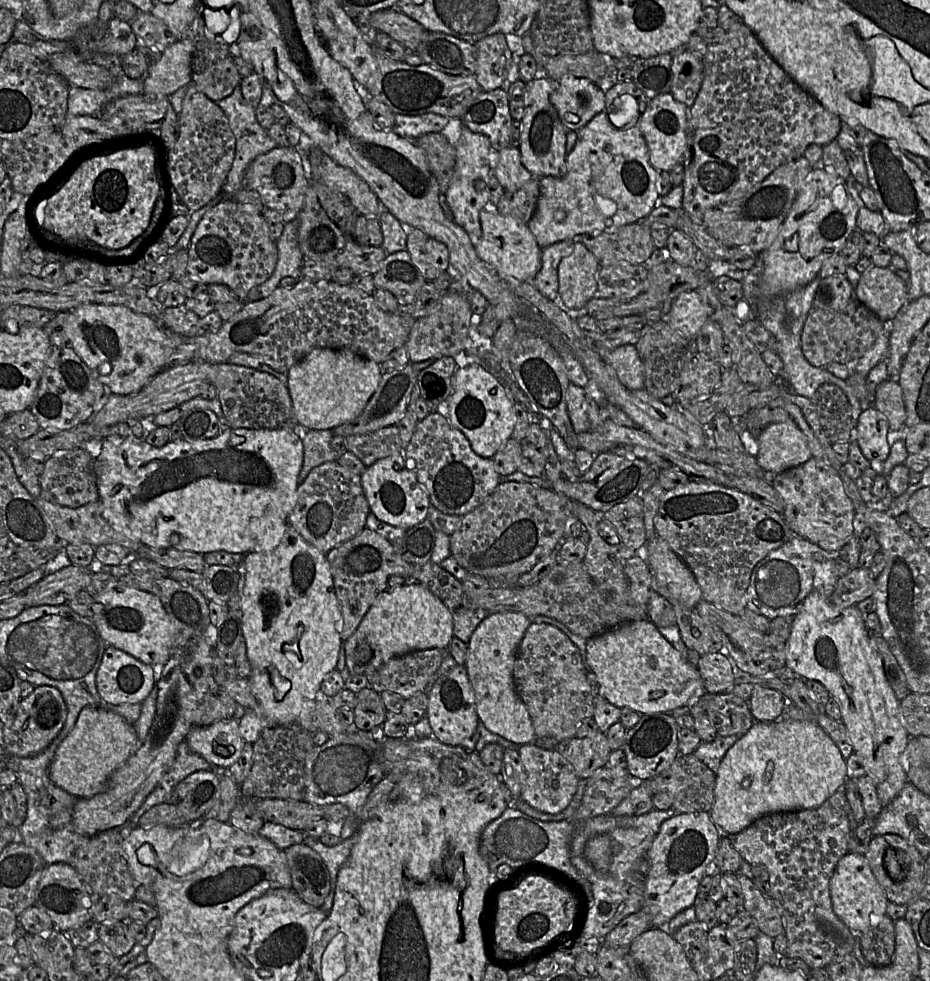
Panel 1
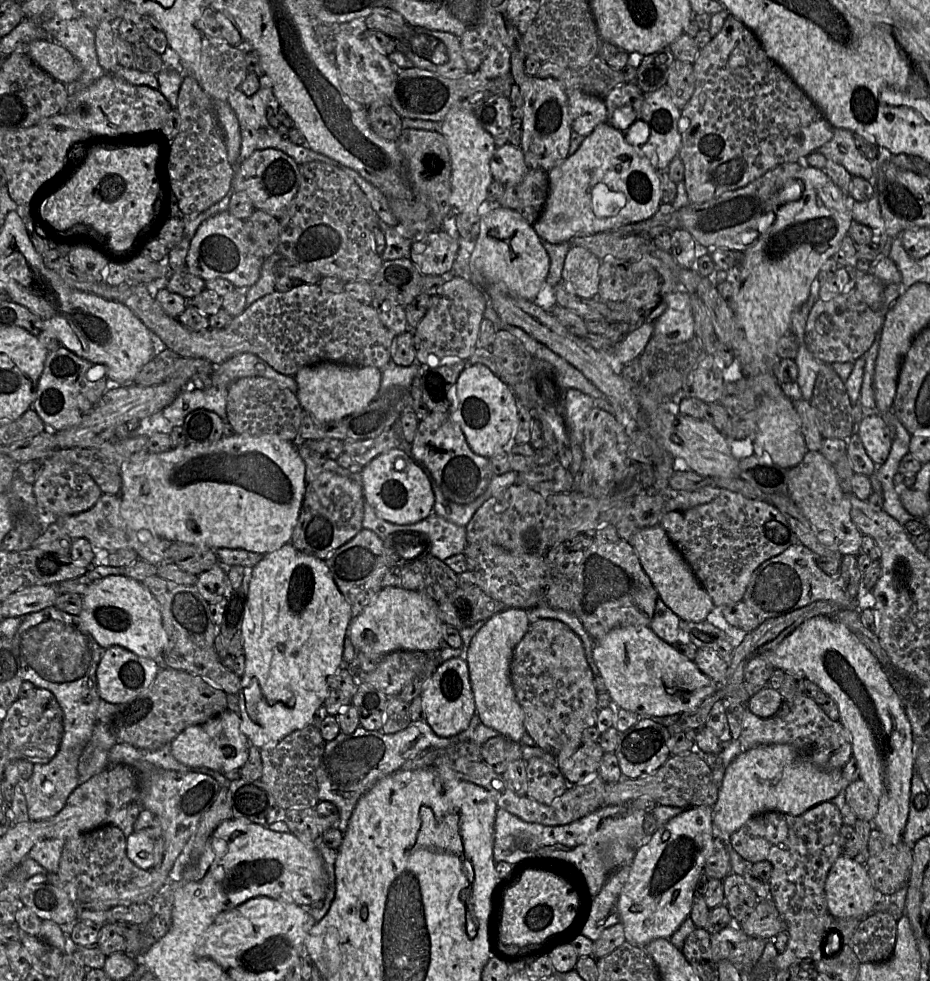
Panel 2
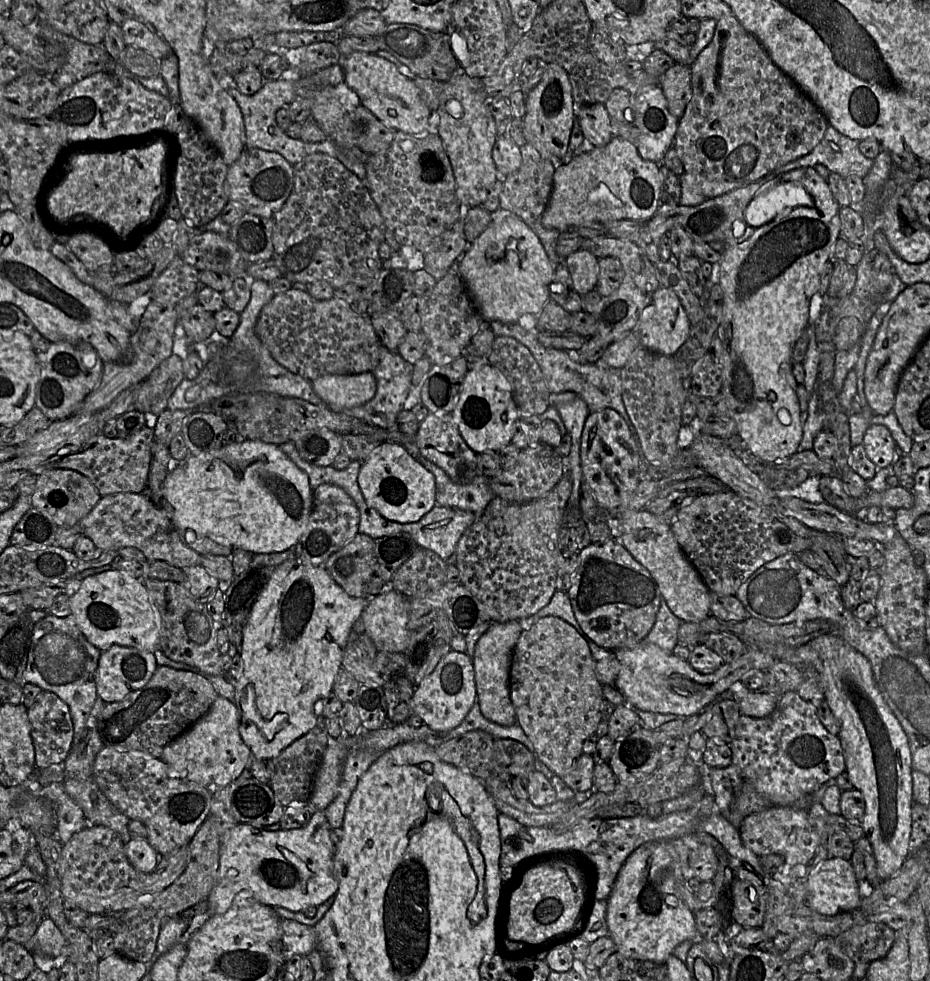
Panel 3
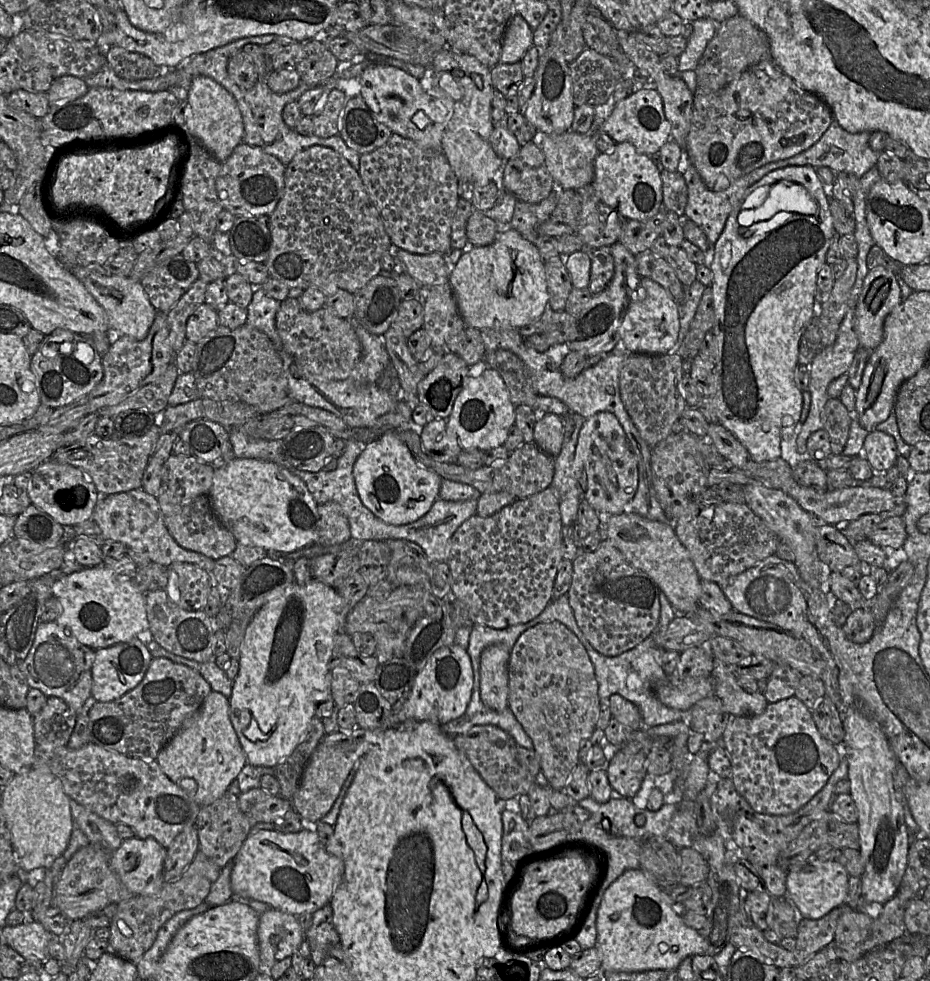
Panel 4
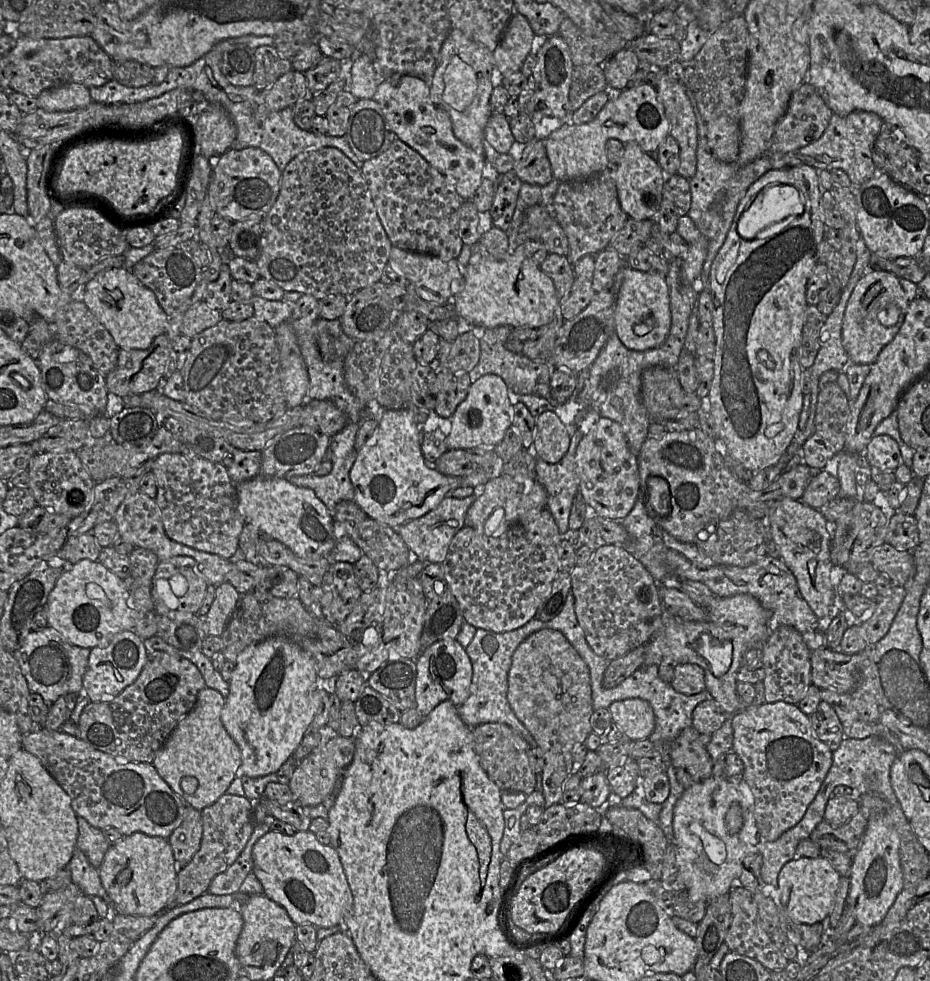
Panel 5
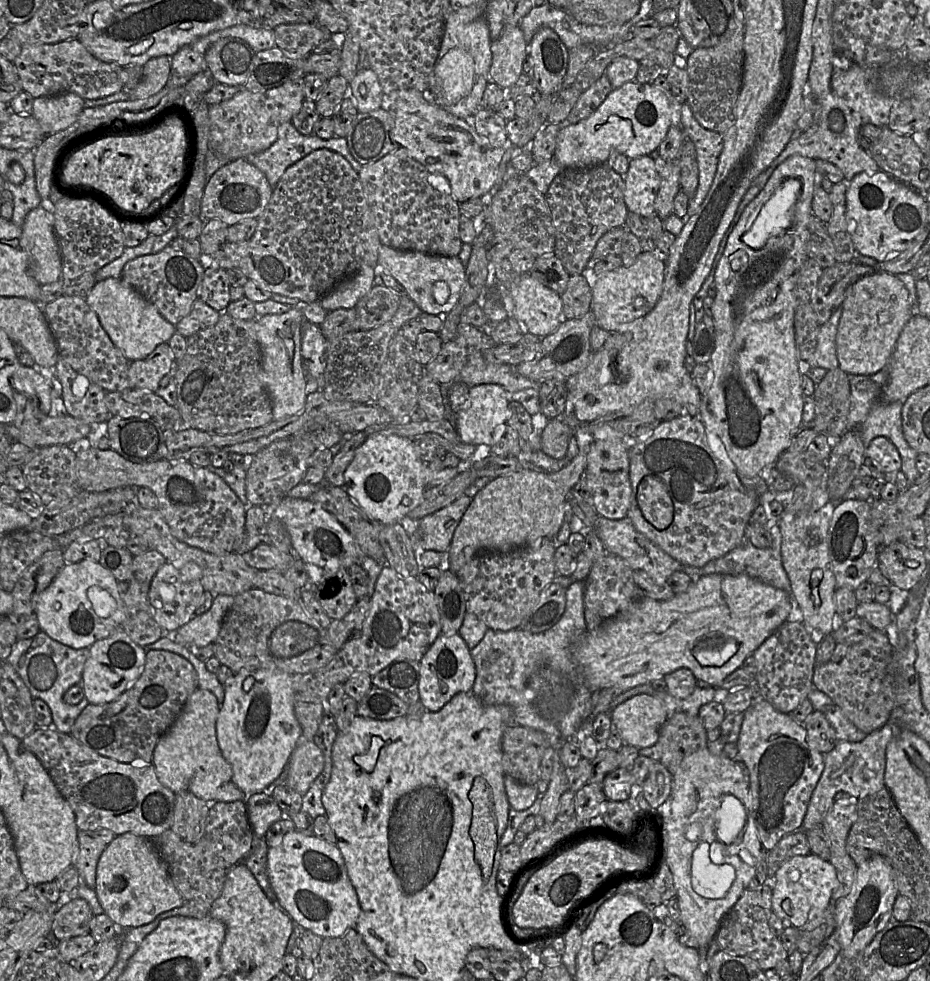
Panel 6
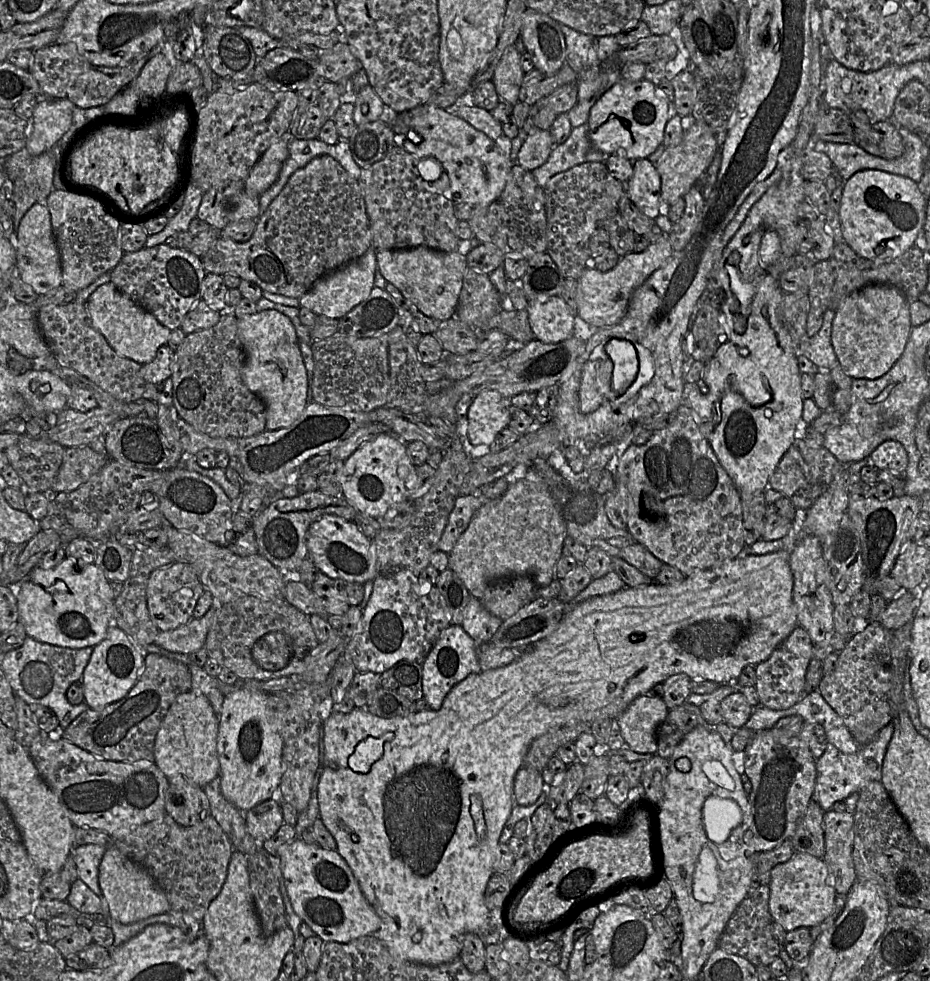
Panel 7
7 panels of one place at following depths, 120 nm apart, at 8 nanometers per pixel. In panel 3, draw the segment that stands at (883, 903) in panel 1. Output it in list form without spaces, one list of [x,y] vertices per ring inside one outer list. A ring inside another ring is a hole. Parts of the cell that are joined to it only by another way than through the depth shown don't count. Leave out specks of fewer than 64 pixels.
[[[827,858],[810,873],[806,903],[817,913],[833,916],[858,909],[860,882],[849,860]]]

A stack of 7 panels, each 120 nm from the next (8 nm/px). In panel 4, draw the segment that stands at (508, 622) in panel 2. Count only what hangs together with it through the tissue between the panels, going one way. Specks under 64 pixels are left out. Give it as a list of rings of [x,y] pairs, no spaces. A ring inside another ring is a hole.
[[[490,645],[480,655],[480,697],[494,711],[508,708],[508,661],[510,651],[503,645]]]

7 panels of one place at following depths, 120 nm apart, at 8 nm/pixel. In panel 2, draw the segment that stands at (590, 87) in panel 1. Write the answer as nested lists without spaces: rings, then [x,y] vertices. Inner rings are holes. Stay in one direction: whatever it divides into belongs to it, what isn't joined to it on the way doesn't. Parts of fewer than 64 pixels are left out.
[[[580,90],[568,91],[569,118],[572,130],[586,137],[601,123],[607,122],[604,99]]]

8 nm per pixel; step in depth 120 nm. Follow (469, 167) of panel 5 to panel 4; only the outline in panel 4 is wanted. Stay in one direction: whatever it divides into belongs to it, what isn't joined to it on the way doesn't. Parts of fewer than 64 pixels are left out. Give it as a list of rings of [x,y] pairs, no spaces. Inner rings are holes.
[[[370,63],[361,72],[359,82],[360,96],[393,133],[413,140],[422,148],[442,150],[447,108],[423,89],[419,79],[398,67],[385,63]]]

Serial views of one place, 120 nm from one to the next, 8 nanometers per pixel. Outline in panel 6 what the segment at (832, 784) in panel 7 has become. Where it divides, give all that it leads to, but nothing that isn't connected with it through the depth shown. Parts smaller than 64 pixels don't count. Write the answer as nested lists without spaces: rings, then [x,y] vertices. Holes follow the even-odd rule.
[[[887,723],[866,735],[860,742],[838,741],[835,747],[824,755],[824,769],[812,793],[801,830],[821,827],[837,793],[843,792],[853,799],[862,799],[885,788],[886,748],[893,736],[894,725]]]

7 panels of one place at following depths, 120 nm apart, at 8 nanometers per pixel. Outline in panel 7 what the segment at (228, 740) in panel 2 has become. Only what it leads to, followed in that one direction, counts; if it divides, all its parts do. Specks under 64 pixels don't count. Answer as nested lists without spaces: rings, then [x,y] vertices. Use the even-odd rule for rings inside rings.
[[[189,691],[177,696],[161,722],[154,743],[154,763],[159,770],[168,779],[183,776],[200,788],[219,776],[218,721],[219,717],[203,694]]]

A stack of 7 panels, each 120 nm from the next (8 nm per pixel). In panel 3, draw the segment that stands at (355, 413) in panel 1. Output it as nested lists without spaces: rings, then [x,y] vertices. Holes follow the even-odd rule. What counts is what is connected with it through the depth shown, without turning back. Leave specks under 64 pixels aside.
[[[372,372],[350,375],[324,375],[312,382],[315,393],[333,411],[361,406],[370,401],[377,390]]]

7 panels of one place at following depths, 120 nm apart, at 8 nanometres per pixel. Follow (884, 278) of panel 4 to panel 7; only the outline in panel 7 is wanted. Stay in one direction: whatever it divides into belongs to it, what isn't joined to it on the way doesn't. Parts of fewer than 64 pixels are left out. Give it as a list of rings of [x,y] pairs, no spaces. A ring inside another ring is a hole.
[[[873,283],[848,295],[837,307],[831,341],[839,365],[851,378],[877,379],[901,357],[912,331],[909,300],[898,288]]]

